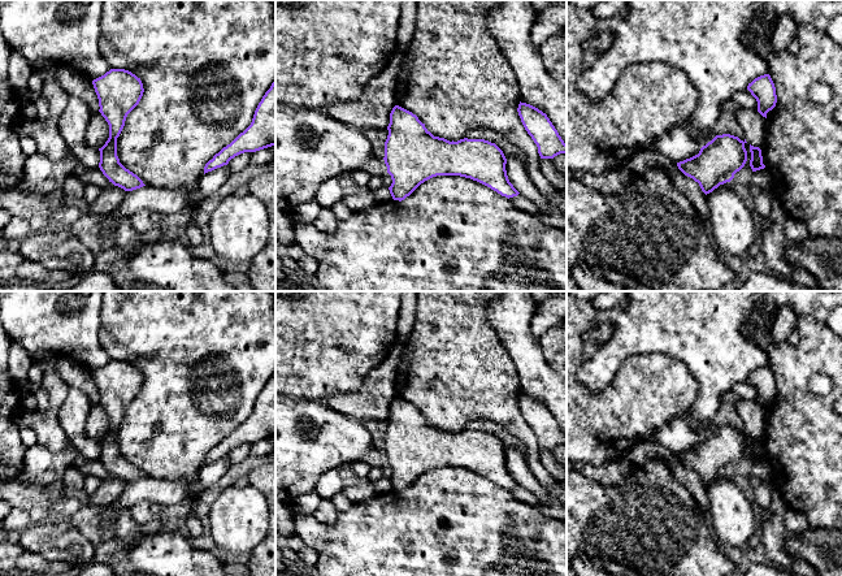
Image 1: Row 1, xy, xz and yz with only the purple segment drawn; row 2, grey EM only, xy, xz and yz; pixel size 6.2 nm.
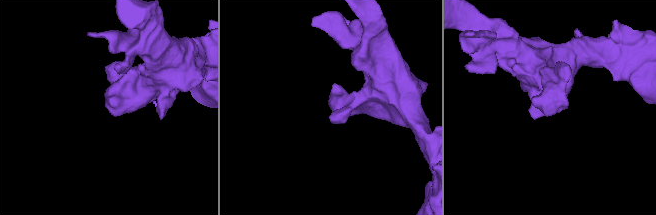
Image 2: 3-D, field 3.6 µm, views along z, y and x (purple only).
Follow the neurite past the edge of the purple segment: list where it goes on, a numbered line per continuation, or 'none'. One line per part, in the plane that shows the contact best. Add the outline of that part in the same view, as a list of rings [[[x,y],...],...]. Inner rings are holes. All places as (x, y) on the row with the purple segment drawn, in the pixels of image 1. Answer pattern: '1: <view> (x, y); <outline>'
none

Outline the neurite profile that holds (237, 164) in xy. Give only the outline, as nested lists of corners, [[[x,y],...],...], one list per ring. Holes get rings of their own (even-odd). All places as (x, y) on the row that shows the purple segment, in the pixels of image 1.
[[[244,152],[231,159],[227,164],[227,168],[233,174],[243,170],[248,165],[251,165],[251,152]]]

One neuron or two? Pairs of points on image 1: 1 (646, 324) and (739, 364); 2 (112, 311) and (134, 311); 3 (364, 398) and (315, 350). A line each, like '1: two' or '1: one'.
1: one
2: one
3: two

